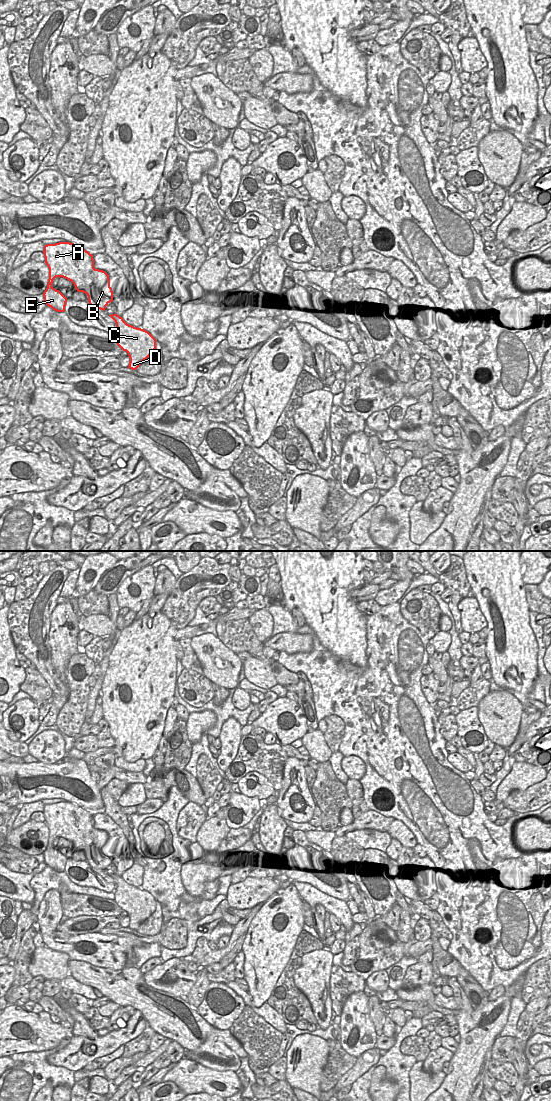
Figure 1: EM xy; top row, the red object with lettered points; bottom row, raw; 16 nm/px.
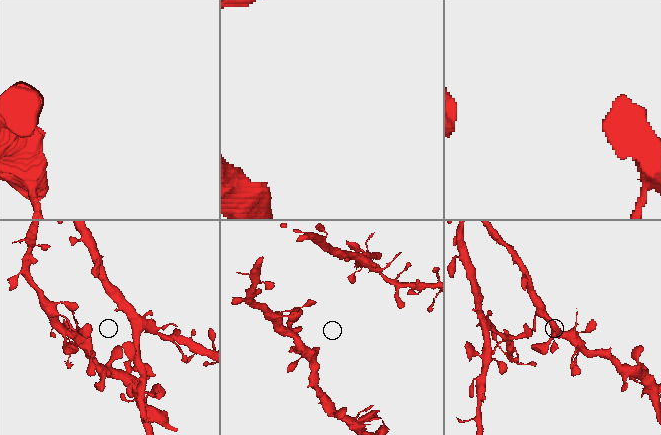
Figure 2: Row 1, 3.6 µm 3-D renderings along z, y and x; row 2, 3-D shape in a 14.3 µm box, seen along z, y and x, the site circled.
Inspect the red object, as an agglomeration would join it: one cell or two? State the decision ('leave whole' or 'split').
leave whole

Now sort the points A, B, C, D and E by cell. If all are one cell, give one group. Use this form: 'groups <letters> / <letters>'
groups A B C D E

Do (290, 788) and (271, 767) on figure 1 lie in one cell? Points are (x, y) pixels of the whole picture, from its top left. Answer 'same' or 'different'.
different

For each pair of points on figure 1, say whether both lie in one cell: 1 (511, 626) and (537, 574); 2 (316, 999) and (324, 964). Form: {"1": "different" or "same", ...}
{"1": "different", "2": "same"}

